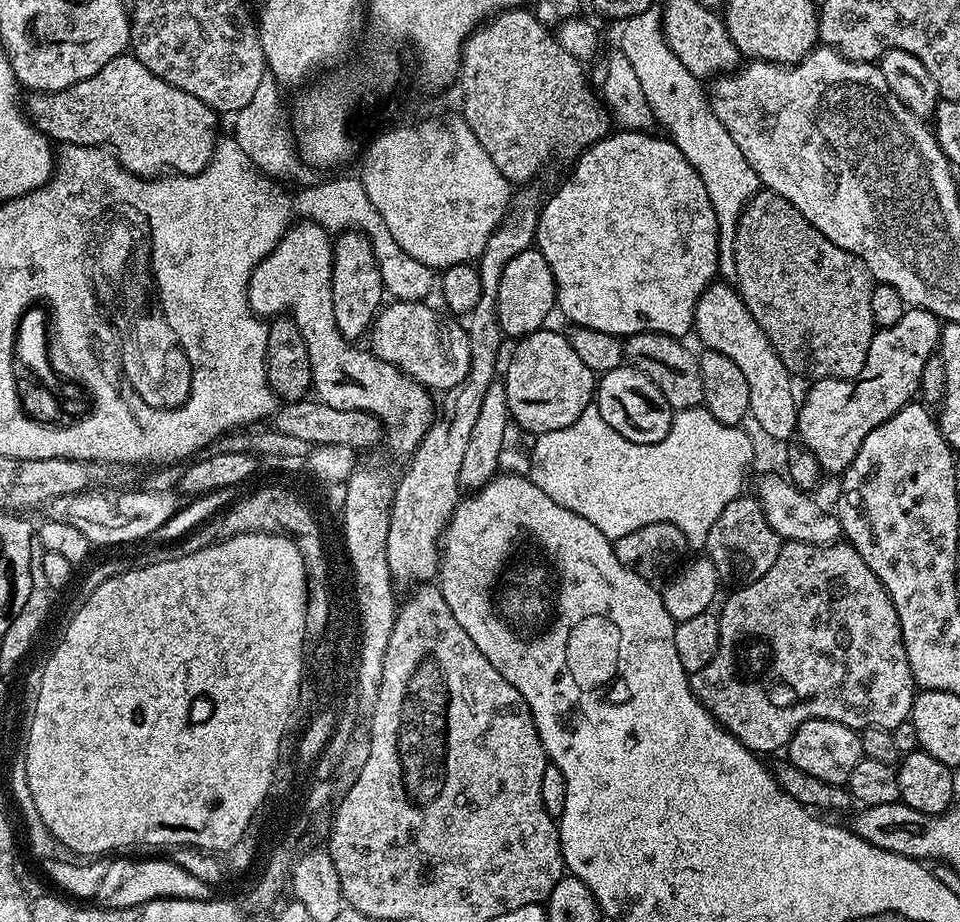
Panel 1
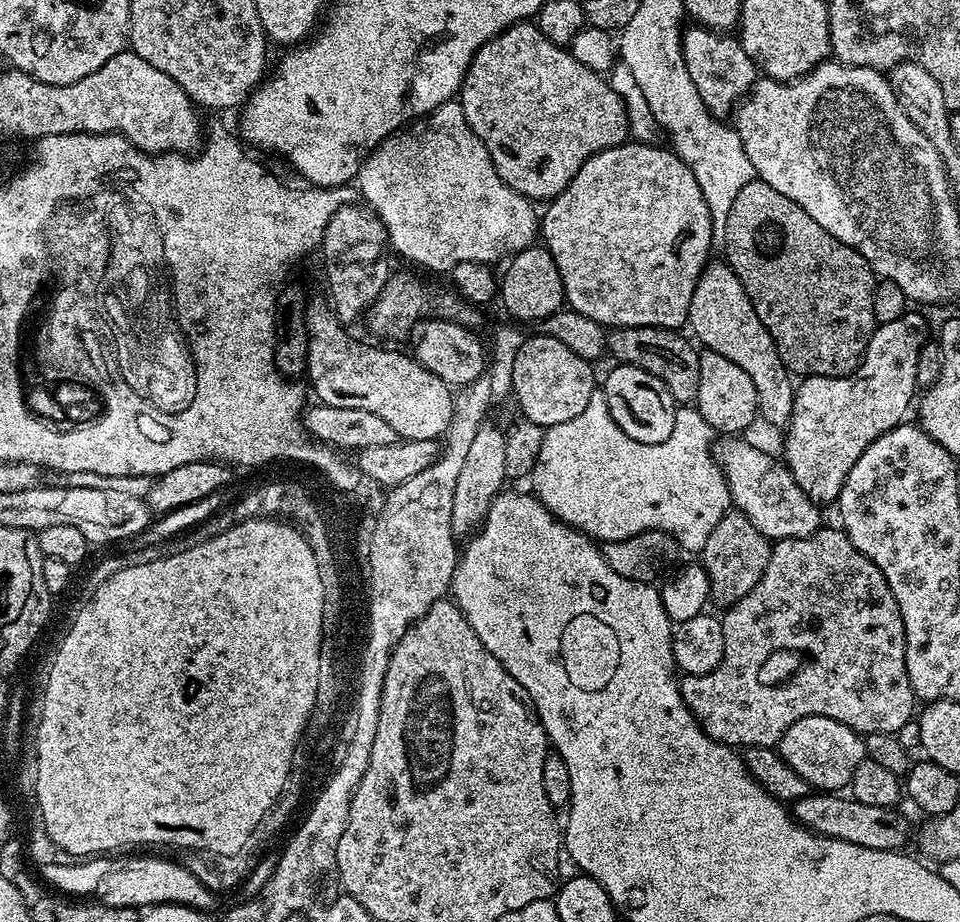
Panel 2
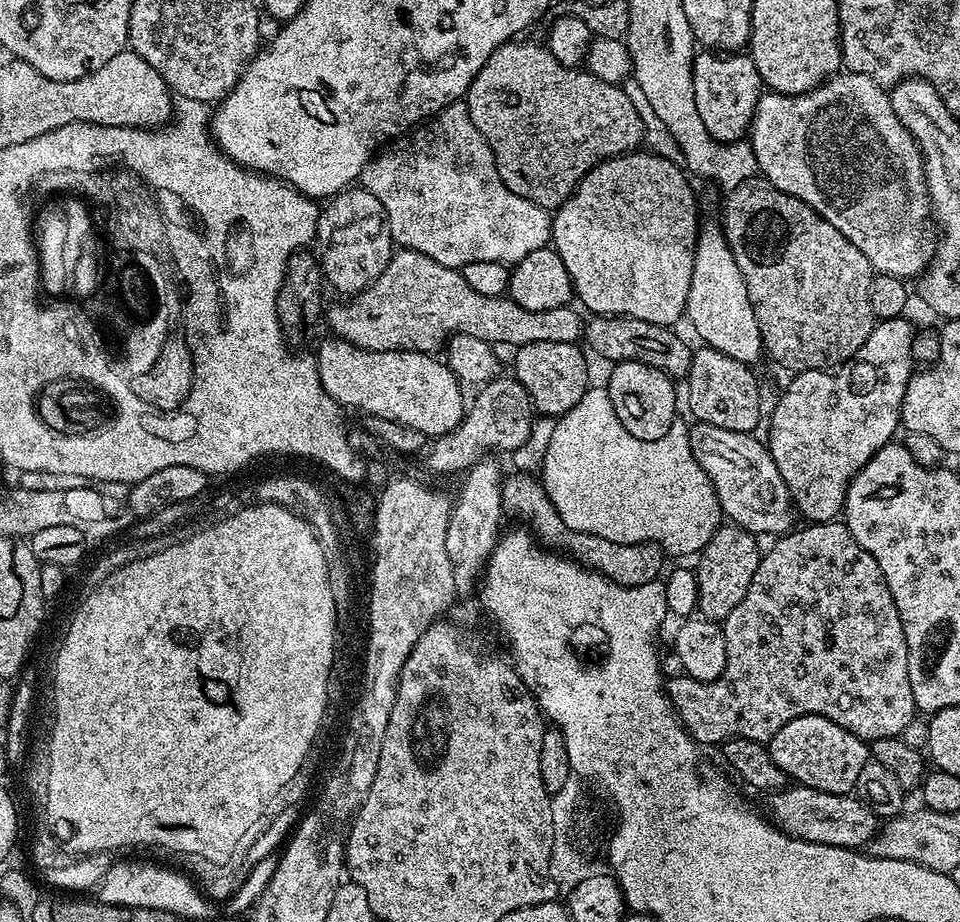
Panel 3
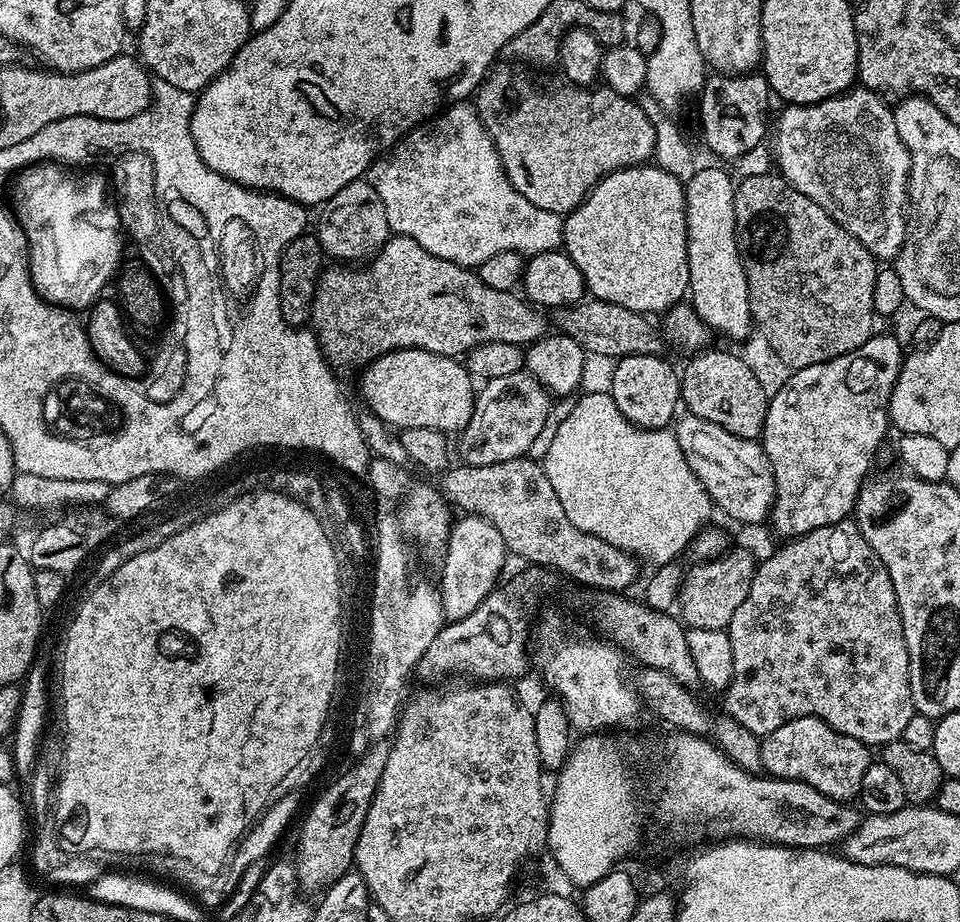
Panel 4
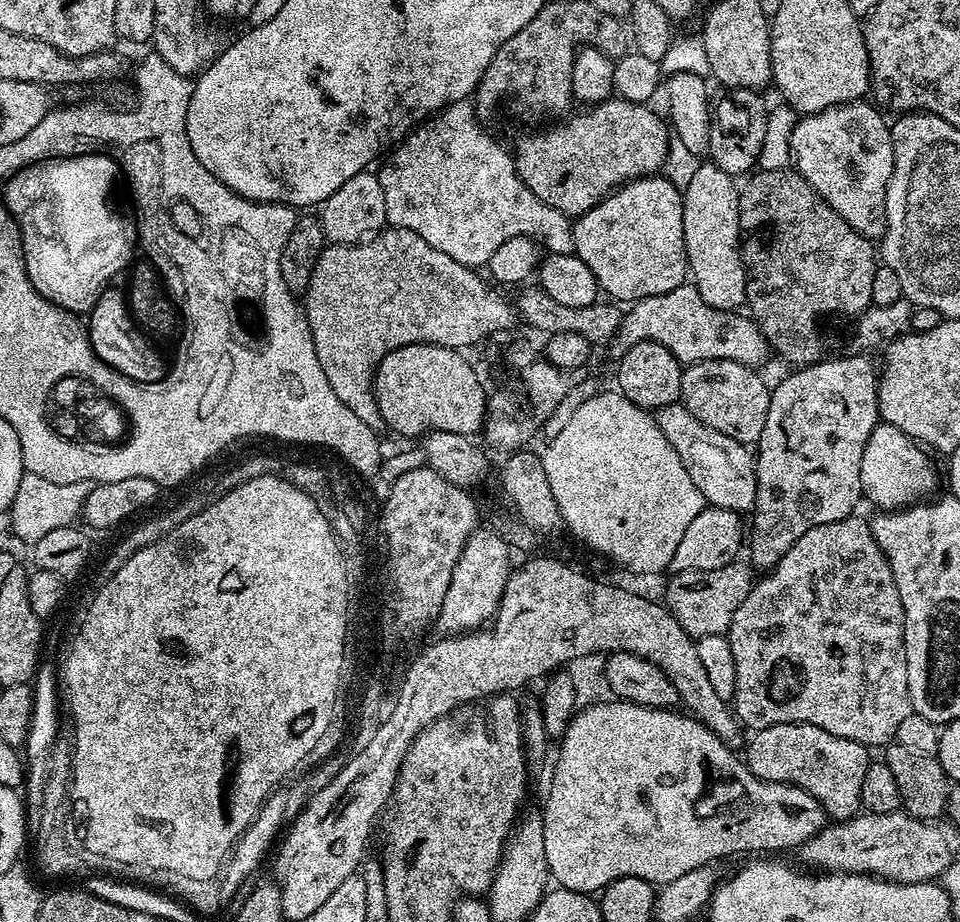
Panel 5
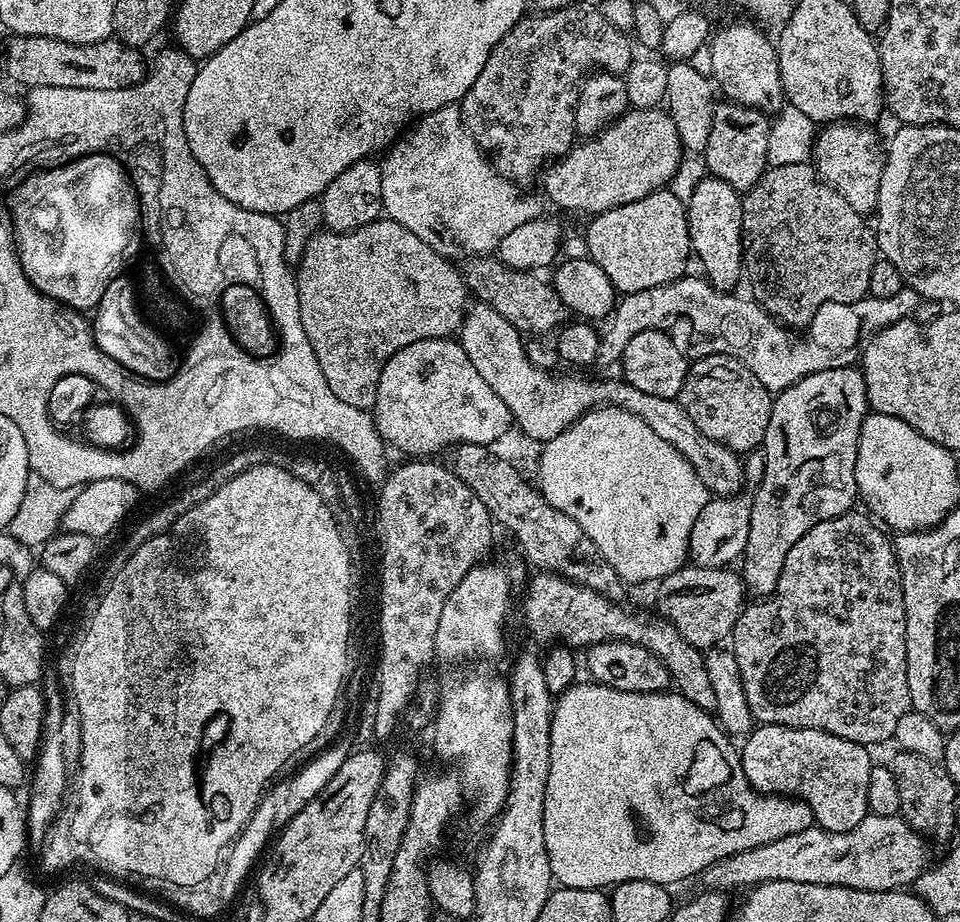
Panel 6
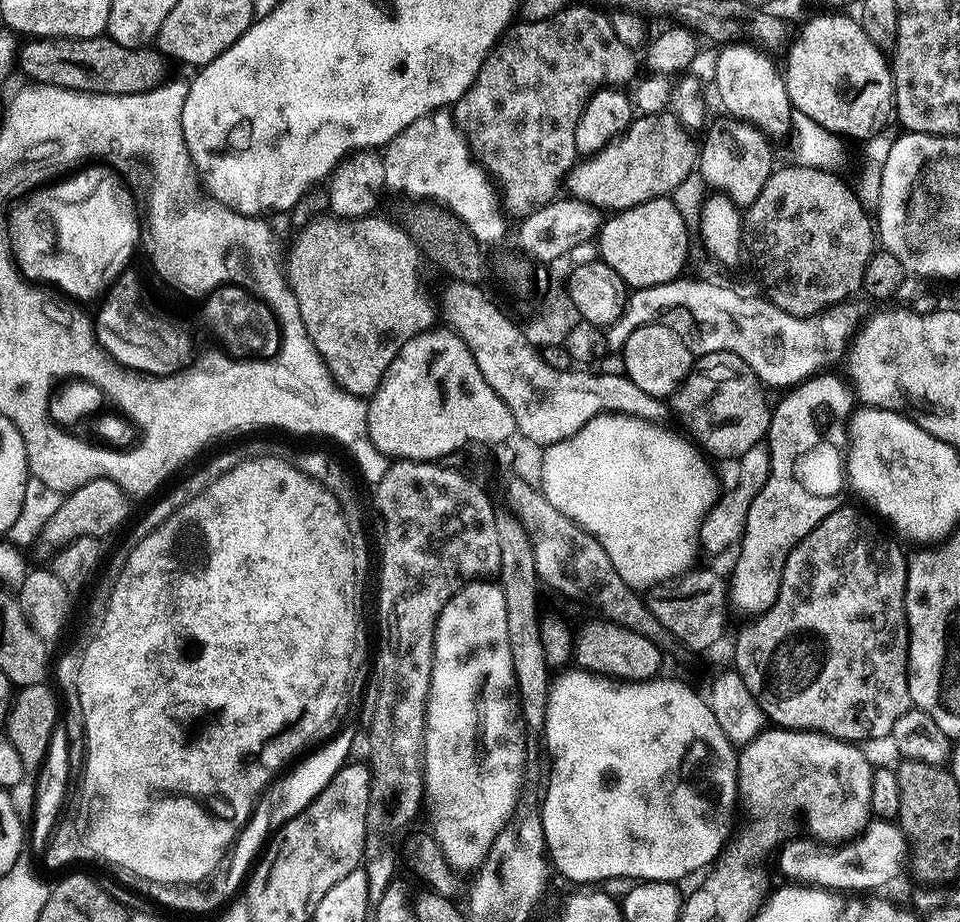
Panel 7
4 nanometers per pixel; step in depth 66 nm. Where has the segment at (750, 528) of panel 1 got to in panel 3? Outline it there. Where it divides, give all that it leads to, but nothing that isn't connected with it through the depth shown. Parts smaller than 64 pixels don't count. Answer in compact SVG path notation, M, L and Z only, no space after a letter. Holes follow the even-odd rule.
M728 522L717 528L703 552L699 553L700 565L695 565L694 571L698 578L698 612L703 619L723 622L730 610L746 598L746 590L750 590L754 570L758 570L762 555L762 547L756 540L759 539L753 533Z

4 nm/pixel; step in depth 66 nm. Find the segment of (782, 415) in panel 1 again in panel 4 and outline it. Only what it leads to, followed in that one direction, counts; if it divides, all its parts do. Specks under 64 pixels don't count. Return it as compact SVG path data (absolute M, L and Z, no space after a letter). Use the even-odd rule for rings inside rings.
M702 166L684 185L690 303L711 331L742 340L754 325L749 310L749 282L737 248L735 179L722 168Z

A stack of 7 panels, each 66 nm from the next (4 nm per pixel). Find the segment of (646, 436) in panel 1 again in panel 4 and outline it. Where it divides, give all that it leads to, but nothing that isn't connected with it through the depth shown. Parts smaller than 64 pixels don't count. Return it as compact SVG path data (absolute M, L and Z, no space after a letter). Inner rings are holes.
M638 354L621 356L615 361L616 369L612 372L610 394L618 410L622 410L624 417L639 428L668 428L677 415L676 404L678 408L681 403L681 373L677 369L675 372L671 362L664 359L663 355Z

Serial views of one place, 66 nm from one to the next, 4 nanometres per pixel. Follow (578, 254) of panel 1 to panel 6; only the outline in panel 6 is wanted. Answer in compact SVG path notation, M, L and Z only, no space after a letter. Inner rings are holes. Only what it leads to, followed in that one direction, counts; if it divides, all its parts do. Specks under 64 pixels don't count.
M671 190L651 192L626 206L595 213L589 220L587 259L606 270L617 293L650 290L685 275L688 256L693 255L688 214L685 203Z

